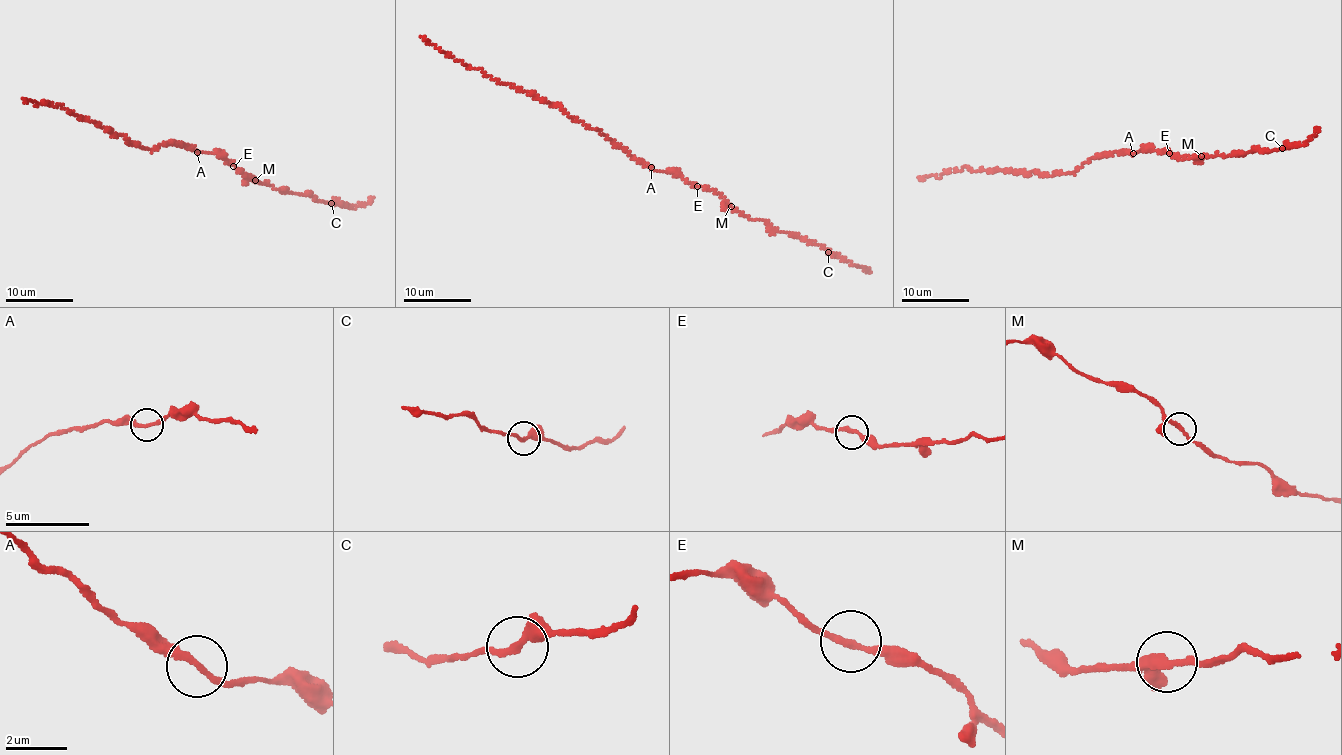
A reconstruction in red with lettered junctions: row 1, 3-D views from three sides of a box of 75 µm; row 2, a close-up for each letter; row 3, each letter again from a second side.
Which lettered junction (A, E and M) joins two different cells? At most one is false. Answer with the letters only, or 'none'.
none

